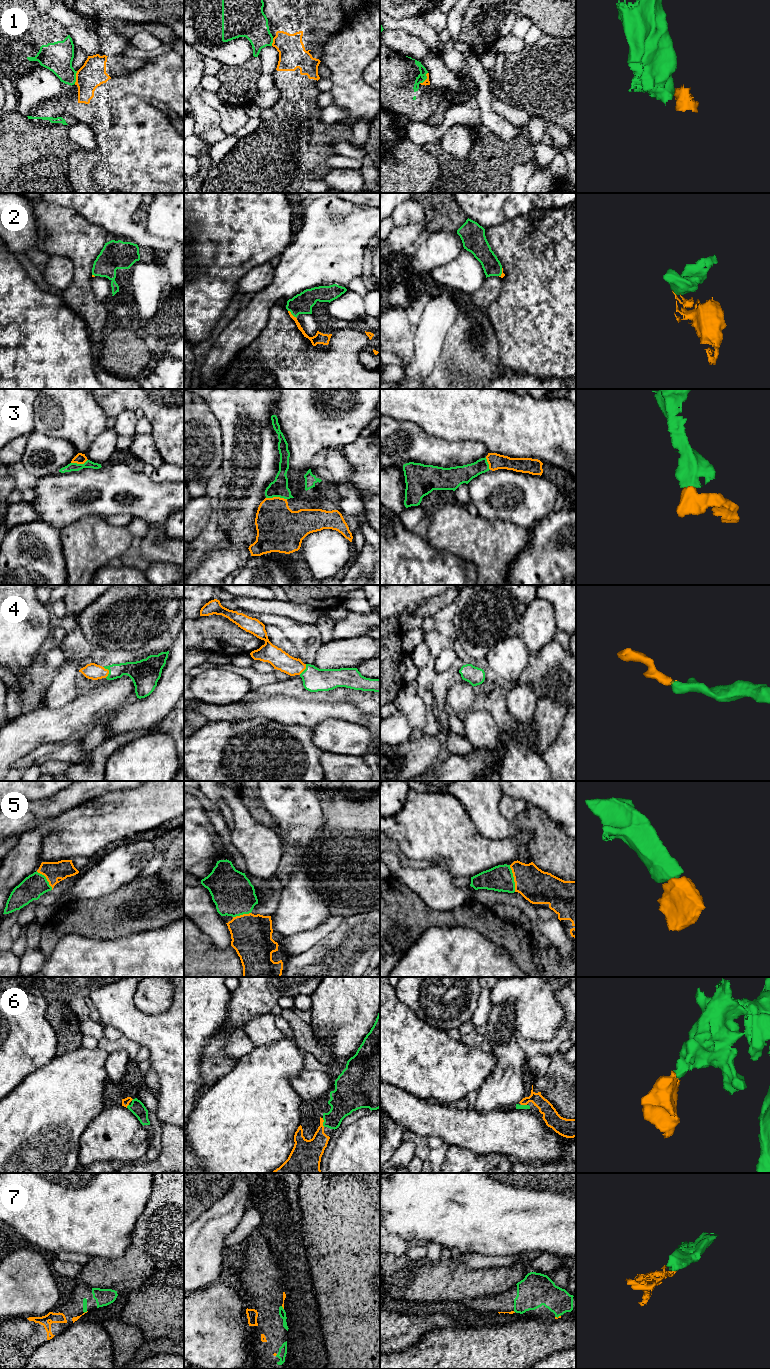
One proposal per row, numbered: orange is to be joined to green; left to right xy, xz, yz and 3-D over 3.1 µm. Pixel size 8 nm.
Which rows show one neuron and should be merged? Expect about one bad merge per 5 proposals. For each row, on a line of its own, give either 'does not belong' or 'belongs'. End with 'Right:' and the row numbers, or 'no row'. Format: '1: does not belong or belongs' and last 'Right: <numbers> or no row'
1: does not belong
2: belongs
3: belongs
4: belongs
5: belongs
6: belongs
7: belongs
Right: 2, 3, 4, 5, 6, 7

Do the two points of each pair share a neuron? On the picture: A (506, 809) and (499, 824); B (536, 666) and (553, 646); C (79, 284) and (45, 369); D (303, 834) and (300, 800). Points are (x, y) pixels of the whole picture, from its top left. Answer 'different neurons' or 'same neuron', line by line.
A: different neurons
B: same neuron
C: different neurons
D: same neuron

